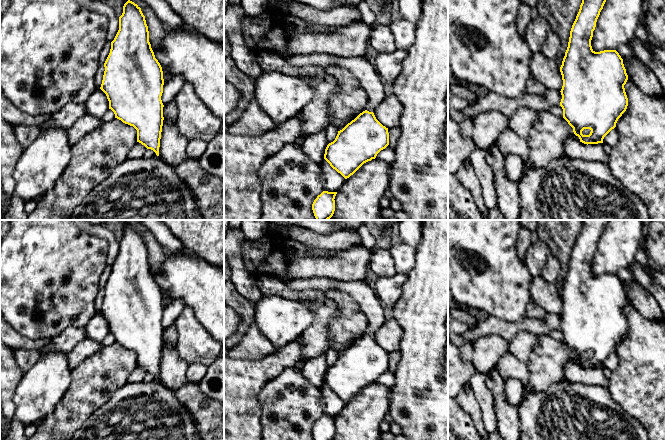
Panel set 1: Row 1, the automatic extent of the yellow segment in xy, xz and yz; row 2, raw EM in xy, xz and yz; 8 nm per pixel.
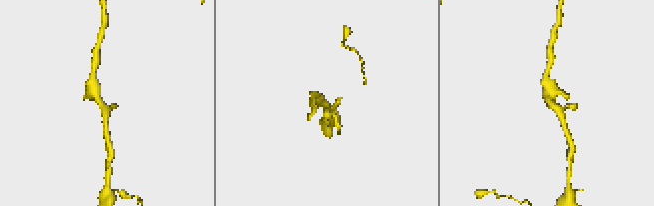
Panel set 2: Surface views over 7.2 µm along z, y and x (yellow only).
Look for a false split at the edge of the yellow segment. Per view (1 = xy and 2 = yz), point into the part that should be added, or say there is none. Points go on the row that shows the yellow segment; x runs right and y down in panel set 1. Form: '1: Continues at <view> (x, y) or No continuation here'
1: No continuation here
2: No continuation here

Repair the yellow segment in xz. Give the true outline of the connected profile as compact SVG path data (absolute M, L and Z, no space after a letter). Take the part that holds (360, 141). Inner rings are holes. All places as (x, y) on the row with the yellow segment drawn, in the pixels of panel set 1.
M367 110L338 131L335 140L325 149L324 159L345 179L353 175L364 163L375 159L389 145L388 128L383 126L373 112Z

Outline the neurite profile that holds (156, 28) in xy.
M130 0L141 8L143 15L145 16L146 24L149 31L149 42L152 50L157 51L161 45L163 36L166 33L167 28L155 15L150 6L143 0Z

